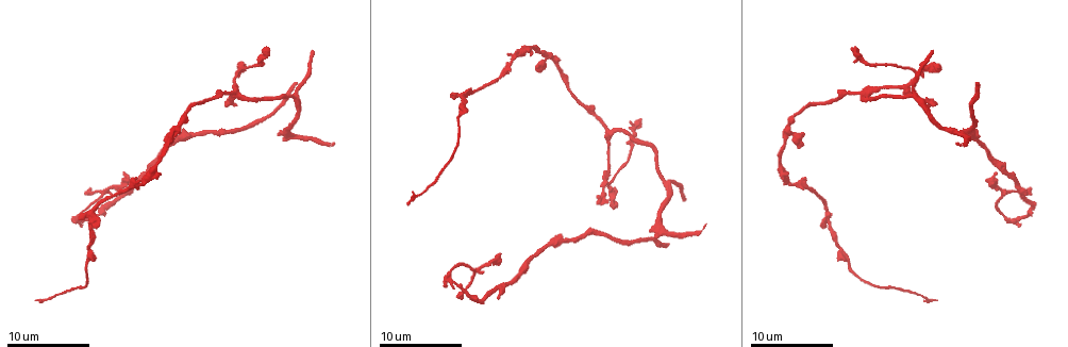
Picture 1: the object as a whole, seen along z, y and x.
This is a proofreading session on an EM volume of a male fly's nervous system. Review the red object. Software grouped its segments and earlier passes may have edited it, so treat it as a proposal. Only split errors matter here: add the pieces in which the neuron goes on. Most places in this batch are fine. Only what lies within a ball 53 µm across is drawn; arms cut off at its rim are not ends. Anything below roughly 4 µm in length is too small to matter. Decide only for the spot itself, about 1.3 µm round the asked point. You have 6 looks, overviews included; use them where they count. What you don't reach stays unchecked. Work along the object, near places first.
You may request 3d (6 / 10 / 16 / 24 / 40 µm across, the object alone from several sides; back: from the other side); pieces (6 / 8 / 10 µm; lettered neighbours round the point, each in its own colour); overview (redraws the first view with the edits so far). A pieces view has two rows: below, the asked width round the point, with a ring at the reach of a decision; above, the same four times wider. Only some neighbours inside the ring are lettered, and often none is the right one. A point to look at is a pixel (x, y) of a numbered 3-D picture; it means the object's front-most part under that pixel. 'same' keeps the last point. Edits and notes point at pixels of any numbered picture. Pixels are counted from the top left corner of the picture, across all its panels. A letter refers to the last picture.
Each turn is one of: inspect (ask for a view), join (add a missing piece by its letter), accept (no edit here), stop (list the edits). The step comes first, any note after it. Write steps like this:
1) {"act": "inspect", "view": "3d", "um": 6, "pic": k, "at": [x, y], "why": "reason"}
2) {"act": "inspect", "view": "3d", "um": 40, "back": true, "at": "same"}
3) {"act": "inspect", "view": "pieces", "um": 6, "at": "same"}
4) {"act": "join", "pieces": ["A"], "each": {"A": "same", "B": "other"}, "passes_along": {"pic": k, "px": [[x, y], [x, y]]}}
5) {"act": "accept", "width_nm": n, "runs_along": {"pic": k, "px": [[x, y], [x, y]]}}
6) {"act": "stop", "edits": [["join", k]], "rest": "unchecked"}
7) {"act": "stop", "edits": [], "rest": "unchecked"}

{"act": "inspect", "view": "pieces", "um": 8, "pic": 1, "at": [266, 49], "why": "an open end"}

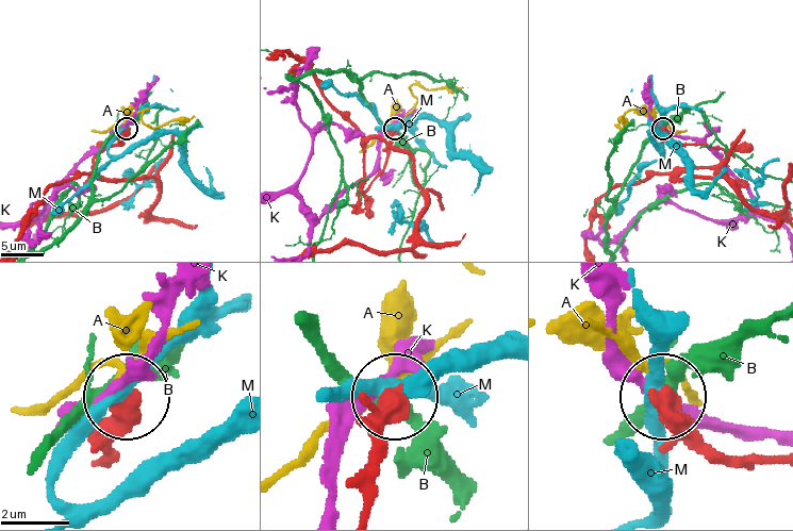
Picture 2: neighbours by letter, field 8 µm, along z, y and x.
{"act": "accept", "each": {"A": "other", "B": "other", "K": "other", "M": "other"}, "runs_along": {"pic": 2, "px": [[362, 505], [370, 429], [394, 397]]}, "found": "none of them fits"}

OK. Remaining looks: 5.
{"act": "inspect", "view": "pieces", "um": 8, "pic": 1, "at": [993, 173], "why": "an open end"}

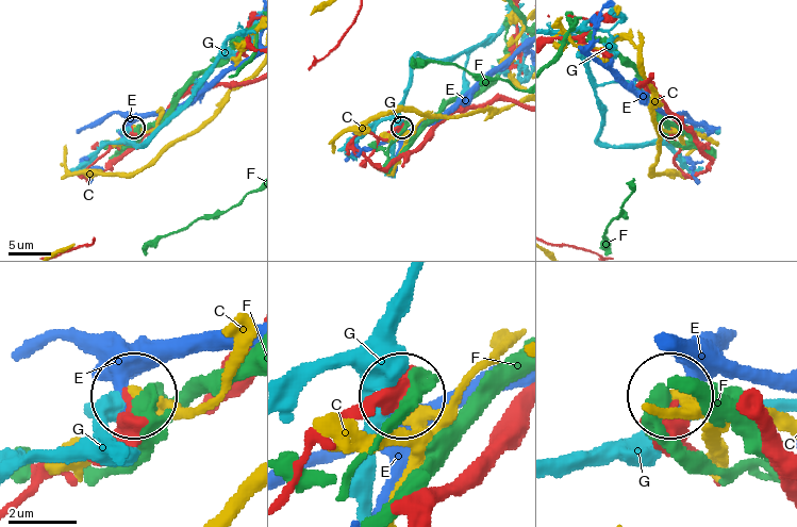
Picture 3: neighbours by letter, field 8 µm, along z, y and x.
{"act": "accept", "each": {"C": "other", "E": "other", "F": "other", "G": "other"}, "found": "no lettered piece goes on from it"}

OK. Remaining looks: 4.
{"act": "inspect", "view": "pieces", "um": 10, "pic": 1, "at": [598, 201], "why": "free end"}

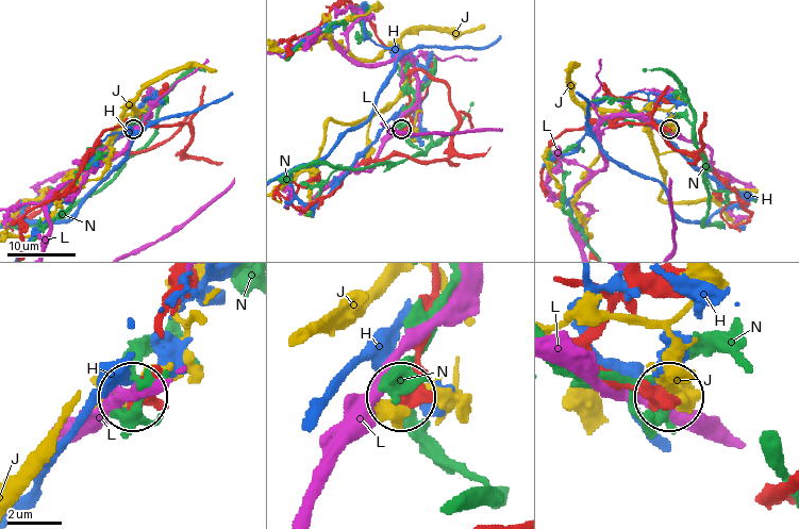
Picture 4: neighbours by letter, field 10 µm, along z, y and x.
{"act": "accept", "each": {"H": "other", "J": "other", "L": "other", "N": "other"}, "found": "no lettered piece goes on from it"}

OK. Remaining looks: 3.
{"act": "stop", "edits": [], "rest": "unchecked"}

